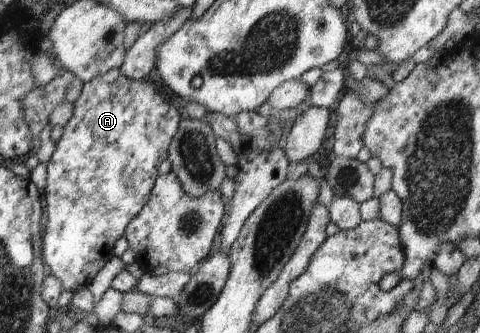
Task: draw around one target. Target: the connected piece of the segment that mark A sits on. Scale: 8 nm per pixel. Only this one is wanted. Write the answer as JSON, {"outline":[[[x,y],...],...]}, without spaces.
{"outline":[[[113,69],[105,74],[95,77],[88,83],[84,84],[82,93],[74,102],[75,108],[73,116],[69,122],[63,127],[61,140],[55,141],[55,150],[48,162],[46,188],[43,195],[43,204],[45,206],[44,220],[47,222],[45,231],[42,235],[42,261],[46,264],[48,274],[53,275],[58,281],[61,281],[64,290],[75,292],[82,287],[88,286],[97,276],[97,272],[113,258],[113,247],[118,238],[124,236],[126,226],[139,214],[139,211],[145,206],[149,200],[151,189],[154,187],[156,176],[158,175],[158,166],[161,161],[168,158],[168,148],[171,144],[173,136],[177,132],[180,116],[177,108],[169,102],[165,102],[161,95],[154,88],[153,84],[143,80],[134,81],[128,79],[120,69]]]}

